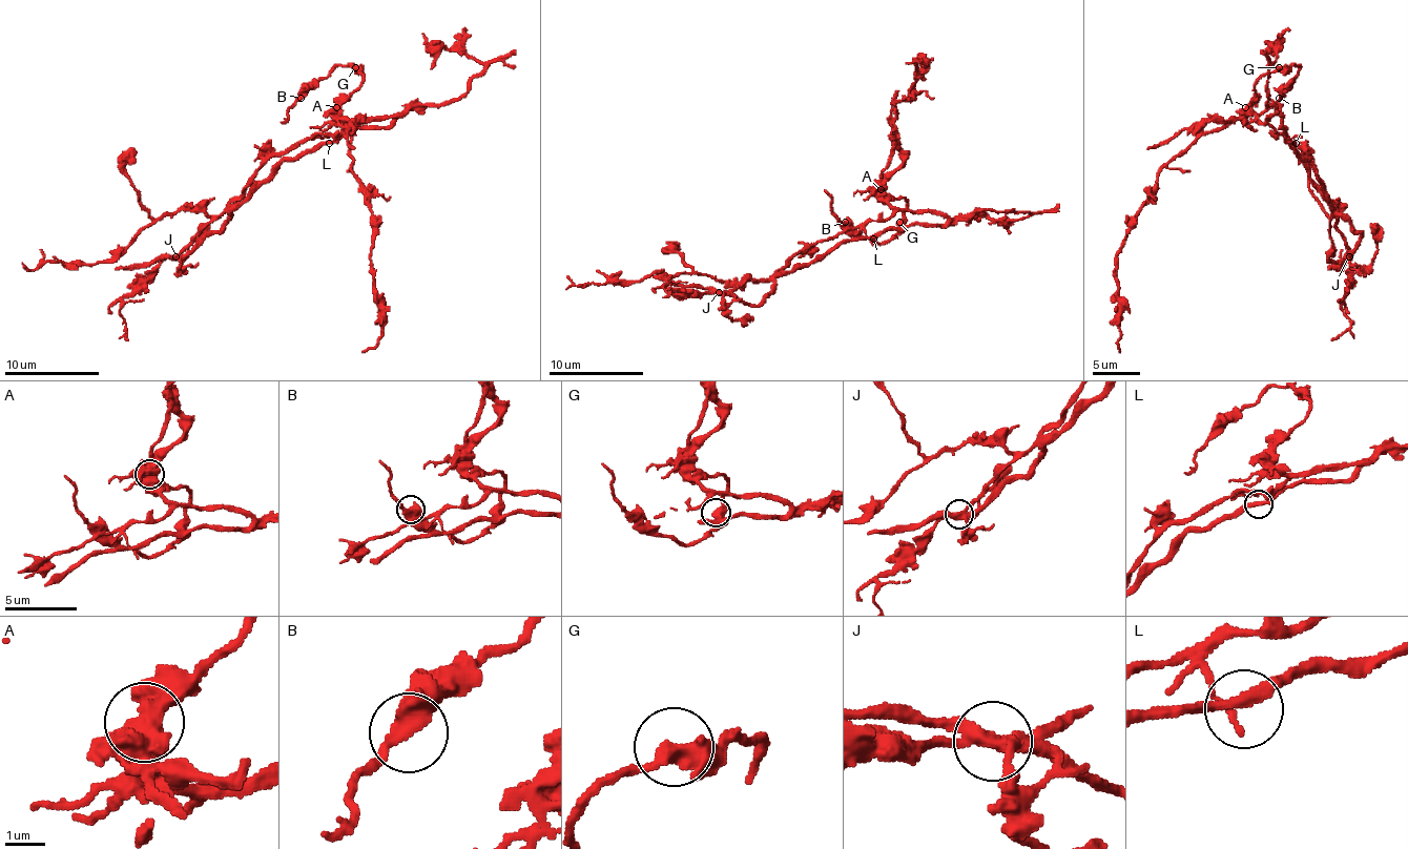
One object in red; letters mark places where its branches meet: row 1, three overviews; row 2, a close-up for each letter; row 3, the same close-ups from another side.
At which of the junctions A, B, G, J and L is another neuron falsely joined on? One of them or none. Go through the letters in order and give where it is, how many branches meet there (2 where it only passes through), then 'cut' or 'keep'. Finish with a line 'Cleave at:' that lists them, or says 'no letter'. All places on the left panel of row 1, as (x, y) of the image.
A: place (336, 107); branches 4; keep
B: place (301, 98); branches 3; keep
G: place (355, 67); branches 3; keep
J: place (176, 256); branches 4; keep
L: place (329, 143); branches 4; keep
Cleave at: no letter

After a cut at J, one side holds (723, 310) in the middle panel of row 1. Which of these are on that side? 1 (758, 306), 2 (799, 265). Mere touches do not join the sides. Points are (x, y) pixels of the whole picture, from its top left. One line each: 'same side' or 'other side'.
1: other side
2: other side

